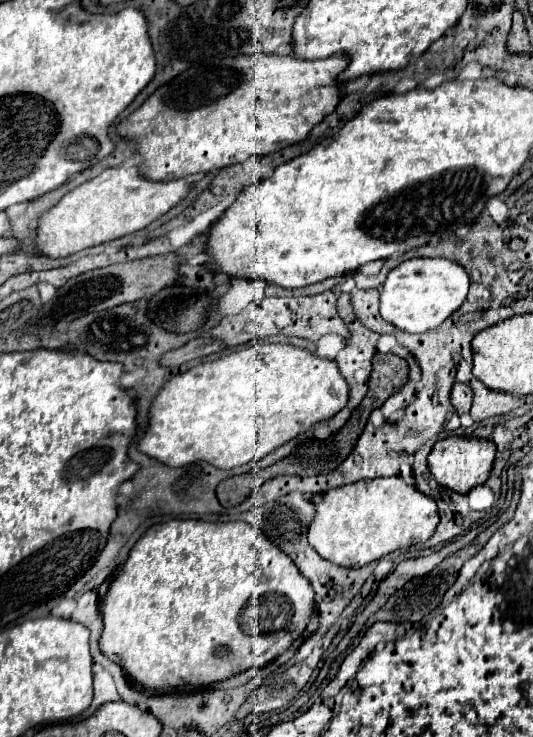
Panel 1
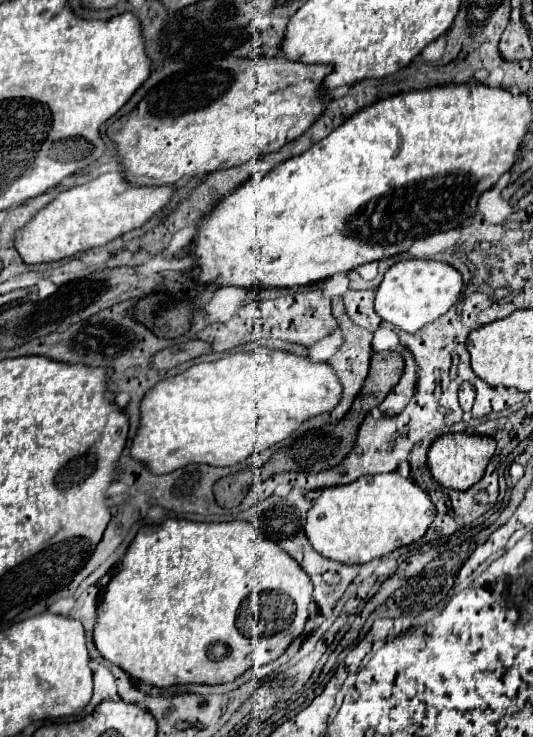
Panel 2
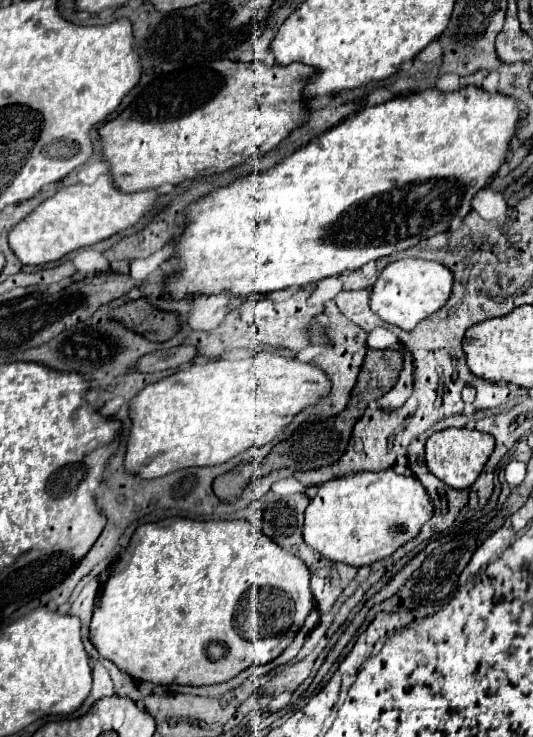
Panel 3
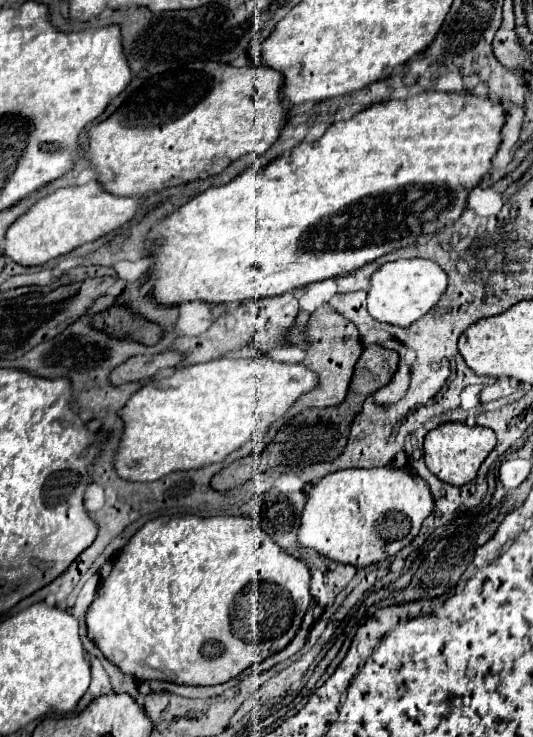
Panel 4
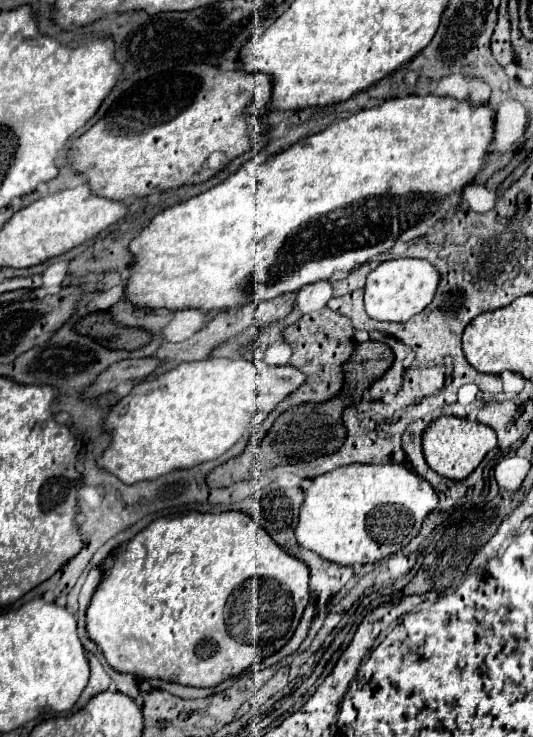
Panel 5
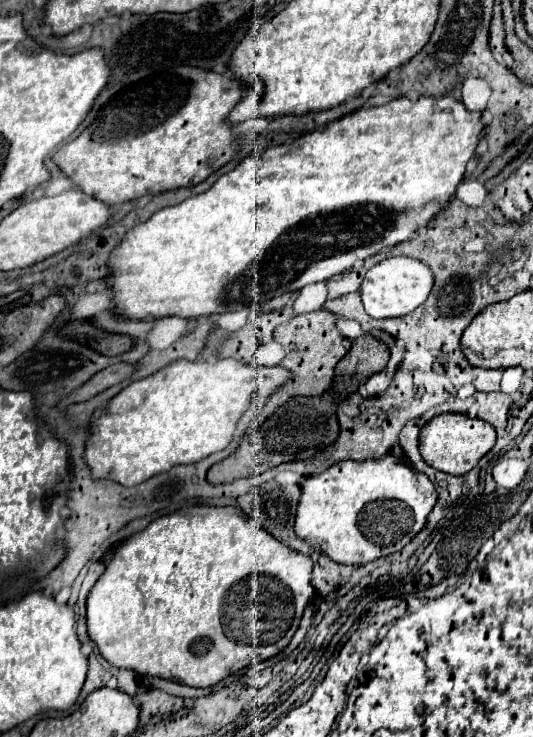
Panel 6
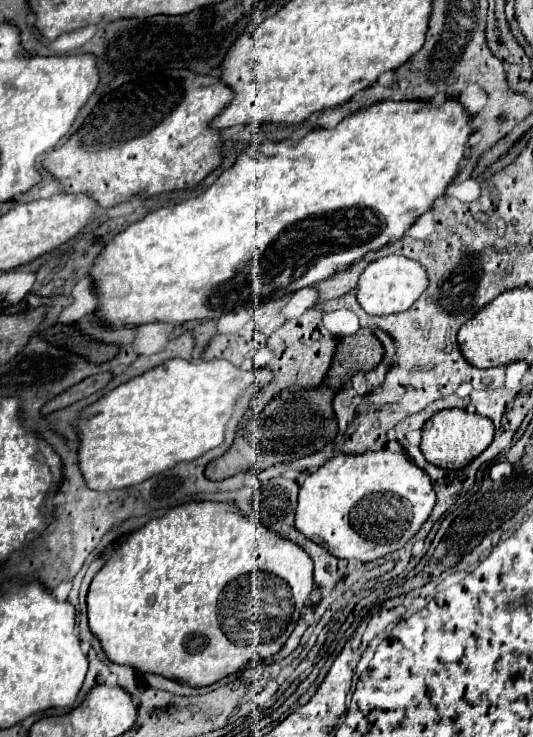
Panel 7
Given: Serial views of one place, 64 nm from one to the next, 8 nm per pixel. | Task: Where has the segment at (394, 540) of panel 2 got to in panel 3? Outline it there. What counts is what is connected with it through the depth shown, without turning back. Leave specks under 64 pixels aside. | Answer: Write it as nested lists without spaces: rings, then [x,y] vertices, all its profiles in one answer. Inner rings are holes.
[[[394,470],[358,472],[344,478],[332,478],[318,486],[316,496],[310,498],[310,504],[304,512],[302,538],[312,550],[320,552],[324,558],[360,568],[392,556],[400,546],[418,536],[422,524],[432,514],[434,506],[428,498],[426,488],[420,484],[420,480],[416,480],[416,476],[400,476]]]

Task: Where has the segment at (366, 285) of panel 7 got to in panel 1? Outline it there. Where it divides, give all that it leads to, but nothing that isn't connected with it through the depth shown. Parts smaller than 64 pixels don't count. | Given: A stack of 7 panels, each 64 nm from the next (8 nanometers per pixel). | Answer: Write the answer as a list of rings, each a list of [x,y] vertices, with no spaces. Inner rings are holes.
[[[412,258],[398,264],[386,276],[380,290],[380,314],[386,322],[412,334],[440,326],[456,308],[462,306],[470,288],[464,268],[446,258]]]

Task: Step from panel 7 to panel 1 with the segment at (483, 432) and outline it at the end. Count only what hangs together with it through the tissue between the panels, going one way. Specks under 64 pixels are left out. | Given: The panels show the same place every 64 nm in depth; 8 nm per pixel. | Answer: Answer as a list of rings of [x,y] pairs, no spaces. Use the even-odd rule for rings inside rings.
[[[448,436],[434,444],[432,452],[428,454],[428,468],[440,486],[450,488],[458,494],[468,494],[474,486],[480,486],[488,480],[492,462],[494,462],[494,454],[496,454],[496,446],[488,438]]]

